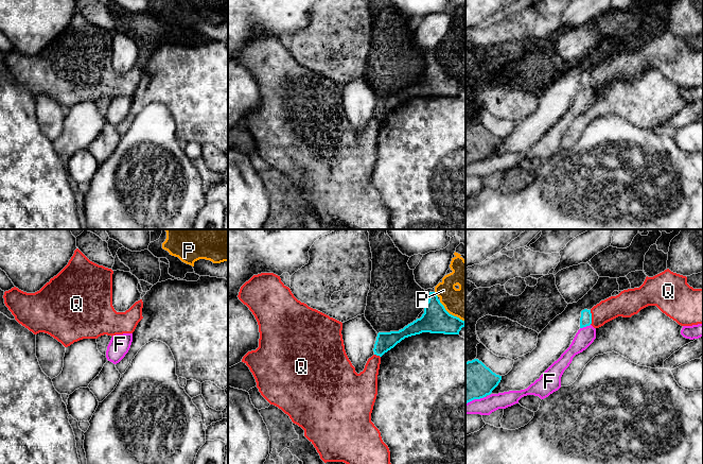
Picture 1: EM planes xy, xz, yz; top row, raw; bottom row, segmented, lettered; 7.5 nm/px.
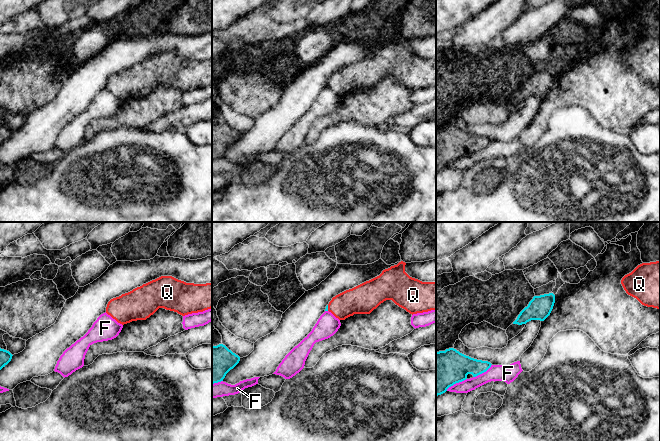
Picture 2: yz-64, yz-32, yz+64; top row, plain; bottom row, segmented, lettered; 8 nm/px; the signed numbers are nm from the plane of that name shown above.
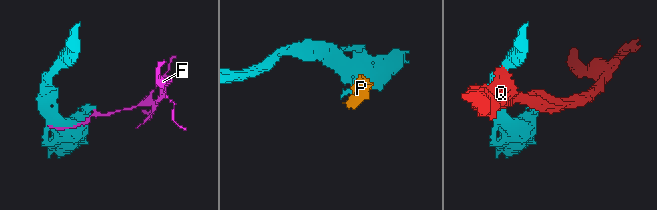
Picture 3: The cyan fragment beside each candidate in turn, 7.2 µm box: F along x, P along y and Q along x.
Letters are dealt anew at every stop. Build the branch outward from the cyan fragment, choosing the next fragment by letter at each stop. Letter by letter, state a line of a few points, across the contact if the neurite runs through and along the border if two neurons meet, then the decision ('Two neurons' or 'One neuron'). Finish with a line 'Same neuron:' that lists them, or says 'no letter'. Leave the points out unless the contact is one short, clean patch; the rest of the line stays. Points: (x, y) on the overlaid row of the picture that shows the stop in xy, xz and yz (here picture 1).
F: Two neurons
P: Two neurons
Q: Two neurons
Same neuron: no letter

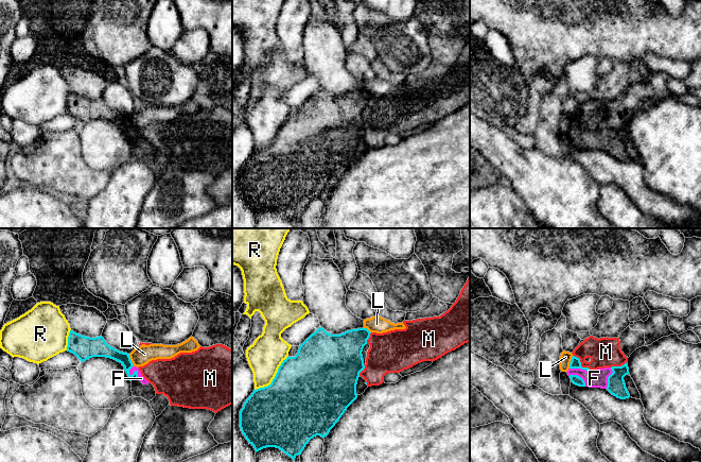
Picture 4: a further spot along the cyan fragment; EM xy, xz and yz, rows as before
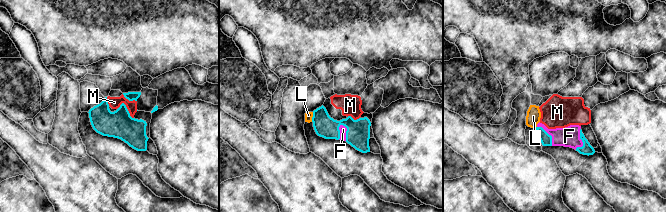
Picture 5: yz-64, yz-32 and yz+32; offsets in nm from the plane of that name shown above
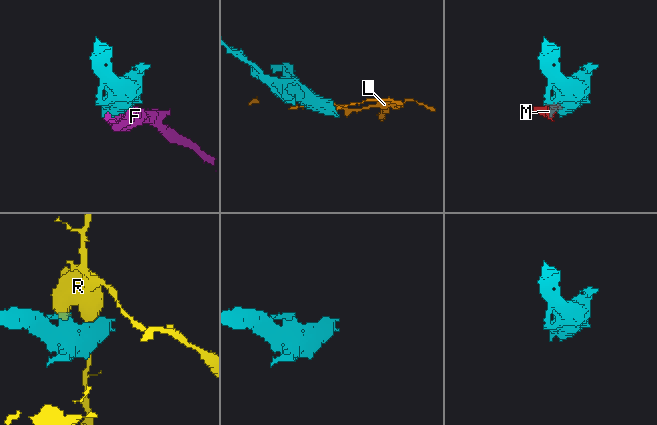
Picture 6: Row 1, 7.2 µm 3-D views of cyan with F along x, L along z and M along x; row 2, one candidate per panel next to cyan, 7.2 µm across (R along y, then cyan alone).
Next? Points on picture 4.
F: One neuron
L: Line: xy (128, 354), (134, 365). Two neurons
M: Two neurons
R: Two neurons
Same neuron: F

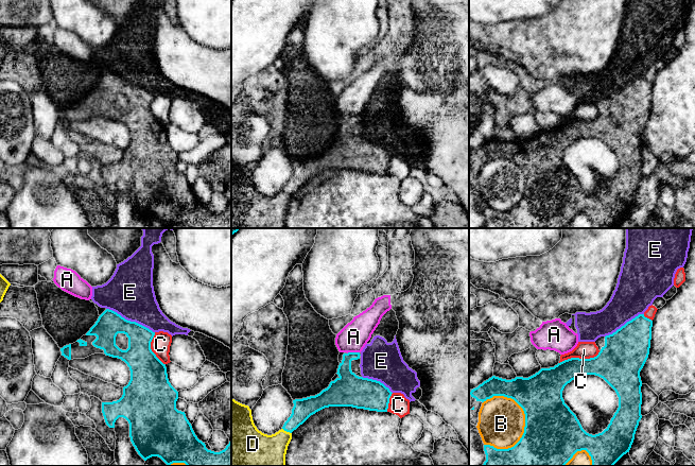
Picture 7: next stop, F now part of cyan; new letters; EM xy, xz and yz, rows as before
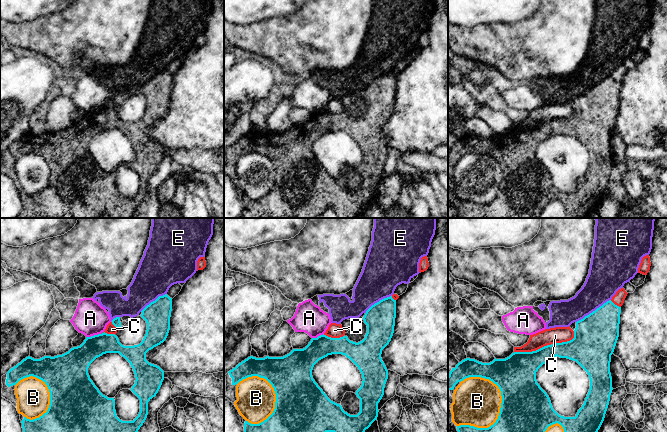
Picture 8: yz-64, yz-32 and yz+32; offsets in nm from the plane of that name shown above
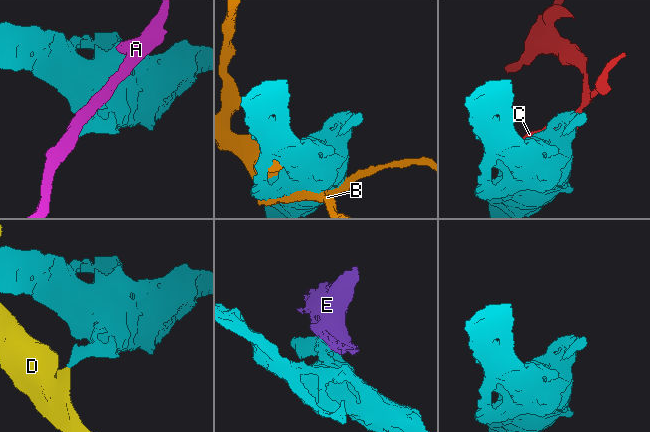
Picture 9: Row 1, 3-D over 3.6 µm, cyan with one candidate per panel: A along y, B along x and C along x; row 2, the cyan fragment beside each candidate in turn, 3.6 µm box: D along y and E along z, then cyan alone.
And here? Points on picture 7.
A: Two neurons
B: Two neurons
C: Two neurons
D: Two neurons
E: Two neurons
Same neuron: no letter

